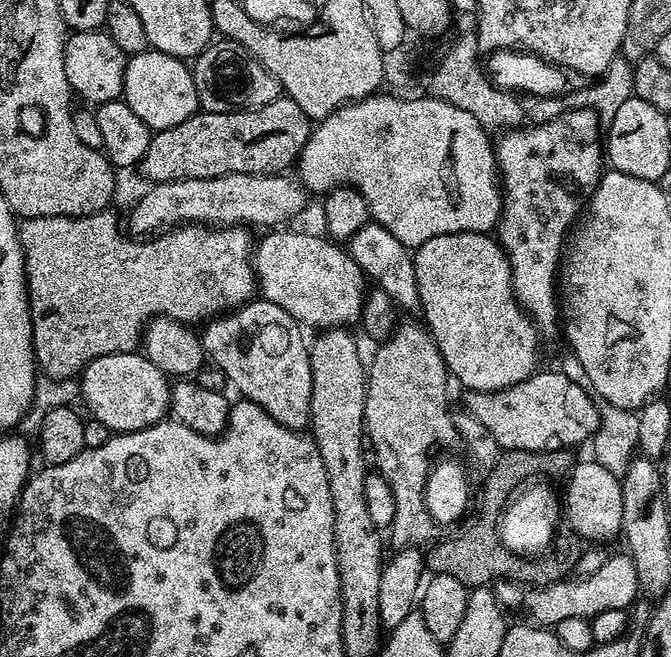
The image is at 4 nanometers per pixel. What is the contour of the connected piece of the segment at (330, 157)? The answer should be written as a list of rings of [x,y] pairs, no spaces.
[[[373,94],[364,100],[358,100],[352,104],[344,104],[334,114],[330,114],[324,120],[319,121],[311,129],[308,141],[300,152],[298,167],[300,173],[298,179],[309,193],[327,194],[334,188],[350,187],[356,189],[366,198],[369,217],[375,223],[386,226],[398,242],[402,242],[409,250],[414,250],[422,246],[422,242],[430,242],[430,238],[438,238],[438,234],[458,234],[459,232],[483,232],[491,233],[496,225],[500,223],[500,214],[502,211],[502,186],[498,181],[498,169],[496,166],[496,155],[494,153],[494,144],[489,133],[484,130],[477,119],[466,111],[460,110],[457,106],[452,106],[449,102],[437,99],[431,94],[425,94],[421,100],[399,100],[399,95],[380,96]]]

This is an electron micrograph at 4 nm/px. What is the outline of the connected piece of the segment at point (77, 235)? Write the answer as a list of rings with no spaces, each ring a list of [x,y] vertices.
[[[112,210],[95,212],[89,216],[30,216],[18,224],[20,249],[24,252],[24,274],[28,281],[28,307],[32,310],[32,348],[36,352],[39,371],[54,380],[71,381],[79,377],[84,367],[94,358],[102,358],[115,352],[135,352],[141,347],[144,328],[149,320],[157,316],[168,316],[189,326],[200,326],[211,322],[253,299],[258,292],[258,281],[254,267],[254,236],[244,226],[205,226],[186,224],[179,228],[169,228],[151,238],[129,238],[120,233],[116,216]]]

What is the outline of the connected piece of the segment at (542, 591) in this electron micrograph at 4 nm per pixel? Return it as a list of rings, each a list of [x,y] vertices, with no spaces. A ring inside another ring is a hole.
[[[620,550],[617,556],[609,555],[604,564],[598,566],[598,570],[588,572],[585,577],[585,580],[576,580],[577,578],[560,580],[557,584],[528,591],[519,584],[500,582],[495,585],[494,591],[505,609],[509,610],[524,604],[525,610],[533,616],[531,619],[540,626],[554,626],[566,618],[578,618],[590,622],[598,614],[602,614],[602,610],[628,610],[635,602],[636,595],[639,597],[642,592],[634,562],[624,550]]]

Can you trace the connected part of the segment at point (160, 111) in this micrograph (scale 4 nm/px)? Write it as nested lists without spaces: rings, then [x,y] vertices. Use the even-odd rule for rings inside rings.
[[[155,50],[128,56],[122,99],[128,103],[130,110],[134,110],[134,114],[138,114],[138,118],[142,118],[142,122],[146,122],[146,126],[152,129],[153,133],[178,126],[180,122],[185,122],[196,114],[200,108],[191,67],[183,60]]]

